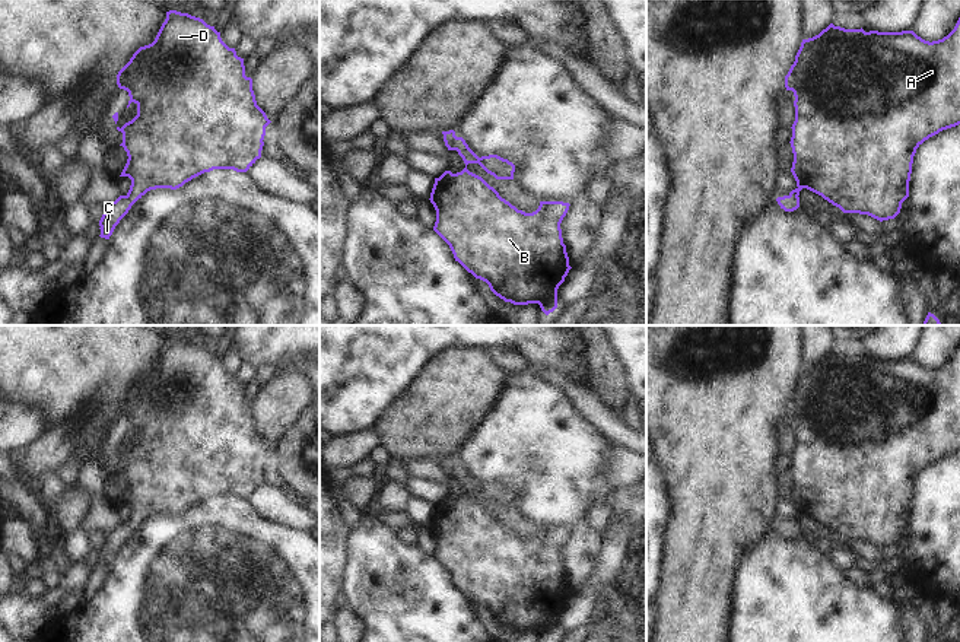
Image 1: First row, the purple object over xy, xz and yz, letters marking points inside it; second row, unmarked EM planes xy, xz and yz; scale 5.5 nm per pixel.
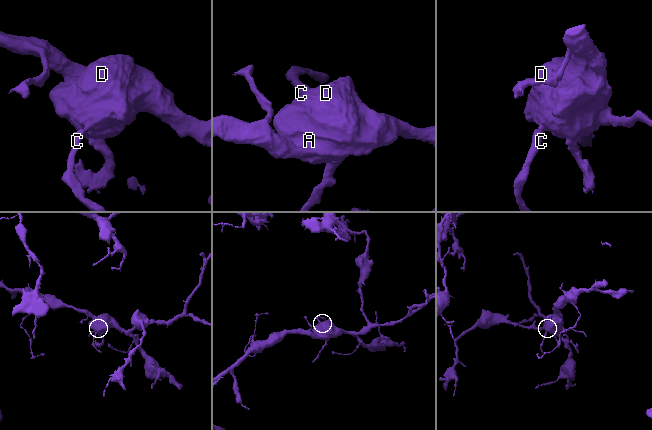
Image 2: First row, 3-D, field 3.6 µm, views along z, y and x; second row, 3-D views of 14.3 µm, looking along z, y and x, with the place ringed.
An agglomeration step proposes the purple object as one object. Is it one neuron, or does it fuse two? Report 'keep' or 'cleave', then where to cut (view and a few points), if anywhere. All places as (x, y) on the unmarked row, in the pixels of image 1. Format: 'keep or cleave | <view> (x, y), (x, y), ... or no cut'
keep | no cut

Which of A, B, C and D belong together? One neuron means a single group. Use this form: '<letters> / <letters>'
A B C D

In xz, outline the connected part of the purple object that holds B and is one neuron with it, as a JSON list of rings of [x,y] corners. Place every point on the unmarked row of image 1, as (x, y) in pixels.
[[[454,457],[442,461],[448,477],[457,477],[465,495],[457,500],[445,498],[435,505],[429,525],[436,537],[433,557],[449,572],[455,588],[486,608],[496,623],[514,632],[538,630],[549,642],[557,635],[557,616],[572,595],[560,556],[570,531],[540,528],[533,540],[518,537],[481,503],[467,496],[468,490],[479,490],[496,506],[514,506],[515,492],[498,482],[479,484]]]

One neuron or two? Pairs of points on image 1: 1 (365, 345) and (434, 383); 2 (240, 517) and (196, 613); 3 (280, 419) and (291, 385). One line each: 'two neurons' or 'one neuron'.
1: two neurons
2: one neuron
3: one neuron

